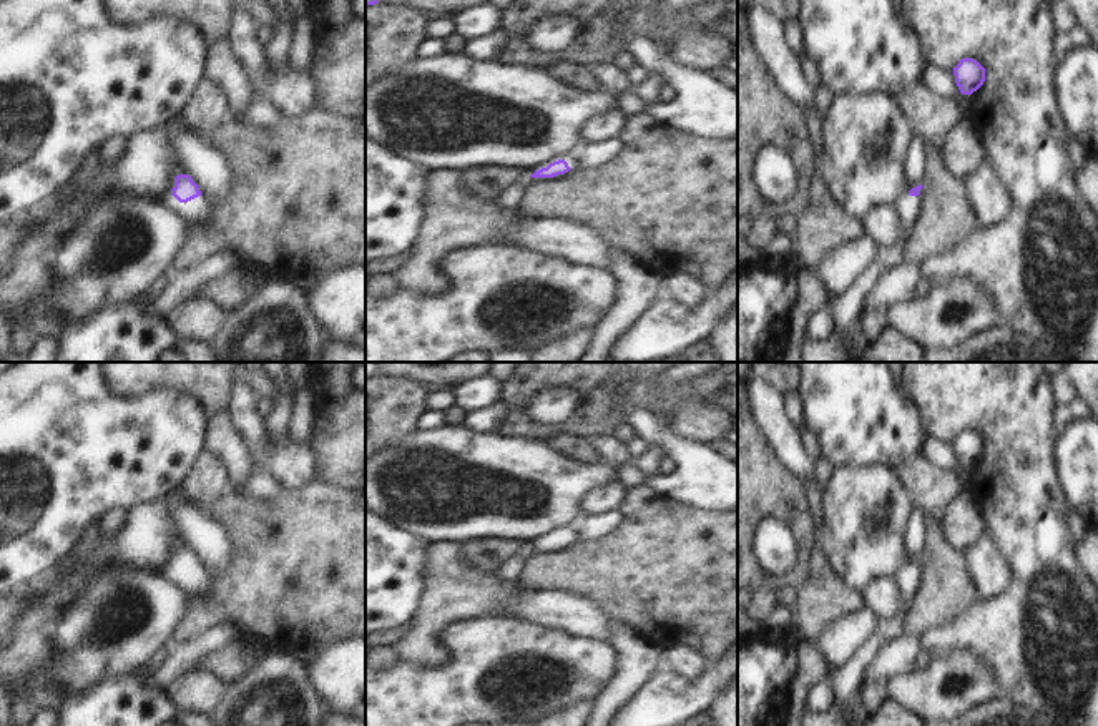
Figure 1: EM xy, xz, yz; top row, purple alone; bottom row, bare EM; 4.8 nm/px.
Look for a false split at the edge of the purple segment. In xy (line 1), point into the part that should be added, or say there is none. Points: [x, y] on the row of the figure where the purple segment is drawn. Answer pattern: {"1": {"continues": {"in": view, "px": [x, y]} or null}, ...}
{"1": {"continues": {"in": "xy", "px": [198, 210]}}}

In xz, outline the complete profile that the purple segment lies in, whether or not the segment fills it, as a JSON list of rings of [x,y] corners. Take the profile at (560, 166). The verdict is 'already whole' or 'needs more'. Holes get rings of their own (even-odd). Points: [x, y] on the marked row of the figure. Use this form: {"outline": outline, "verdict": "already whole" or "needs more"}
{"outline": [[[570,153],[566,158],[550,163],[532,174],[532,178],[553,178],[575,169],[578,153]]], "verdict": "needs more"}

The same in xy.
{"outline": [[[178,174],[171,194],[184,204],[186,214],[198,226],[204,226],[211,214],[211,203],[201,196],[198,184],[189,174]]], "verdict": "needs more"}

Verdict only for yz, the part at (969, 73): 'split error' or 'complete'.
complete

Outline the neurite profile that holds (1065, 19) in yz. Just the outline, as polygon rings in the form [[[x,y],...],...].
[[[1066,0],[1051,5],[1051,22],[1058,33],[1071,33],[1080,25],[1076,10]]]

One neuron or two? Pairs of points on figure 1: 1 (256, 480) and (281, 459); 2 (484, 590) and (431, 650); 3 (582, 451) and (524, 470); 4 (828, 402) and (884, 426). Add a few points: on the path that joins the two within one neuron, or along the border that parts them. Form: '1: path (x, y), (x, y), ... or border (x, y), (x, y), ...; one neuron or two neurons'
1: border (256, 467), (266, 469), (283, 487); two neurons
2: path (465, 593), (431, 632); one neuron
3: border (545, 441), (570, 459), (582, 462), (598, 461); two neurons
4: path (841, 402), (849, 402), (871, 421); one neuron

